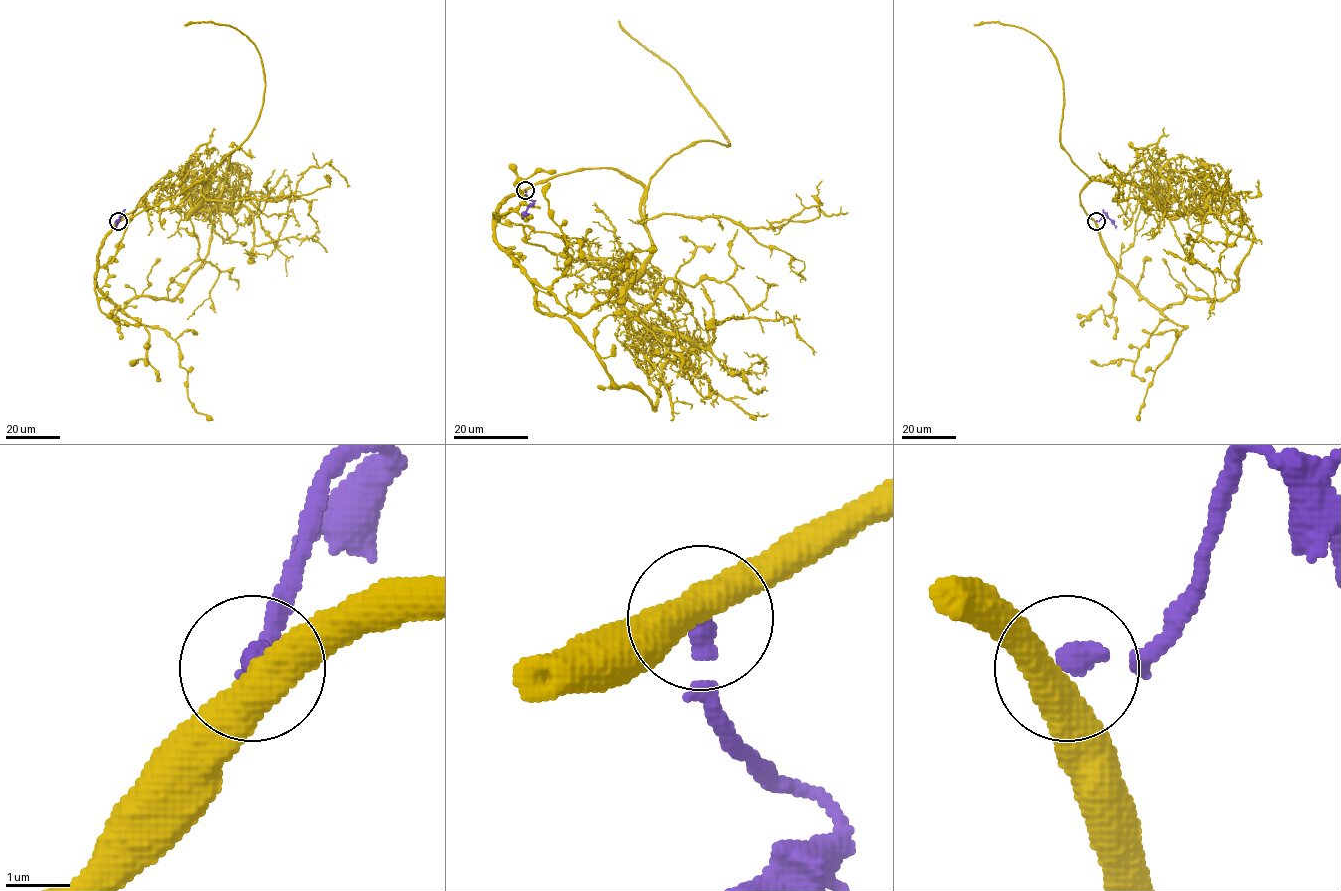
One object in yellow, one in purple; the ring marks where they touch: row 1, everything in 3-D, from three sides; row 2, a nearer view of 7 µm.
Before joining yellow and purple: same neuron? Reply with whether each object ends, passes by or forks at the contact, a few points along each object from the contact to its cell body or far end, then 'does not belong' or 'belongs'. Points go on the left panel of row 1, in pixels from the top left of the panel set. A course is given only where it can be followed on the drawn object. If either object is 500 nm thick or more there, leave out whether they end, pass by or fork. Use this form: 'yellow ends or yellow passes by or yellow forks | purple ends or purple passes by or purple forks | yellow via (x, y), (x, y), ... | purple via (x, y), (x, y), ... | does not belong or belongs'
yellow passes by | purple ends | yellow via (118, 221), (96, 286), (119, 309), (172, 299), (211, 241), (213, 207), (203, 187), (189, 191), (196, 172) | purple via (118, 221), (123, 212), (116, 228) | does not belong

